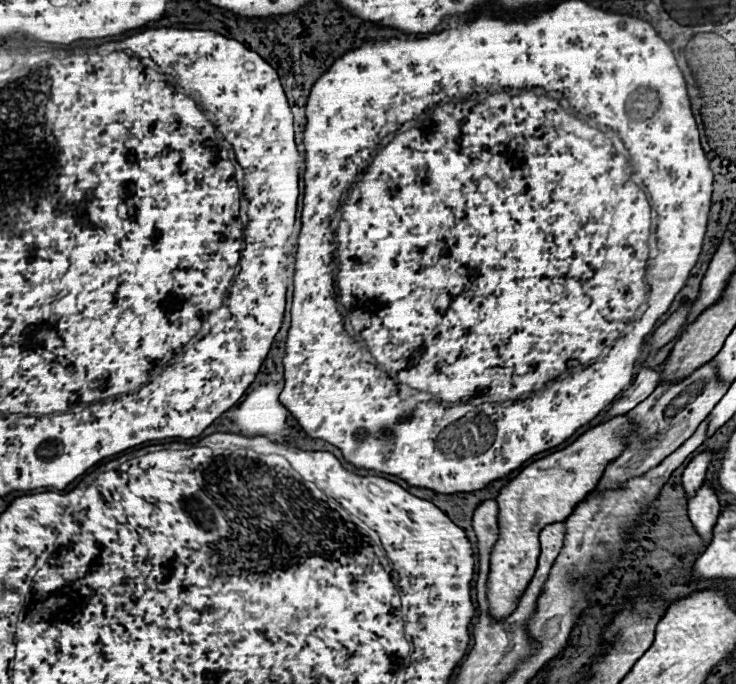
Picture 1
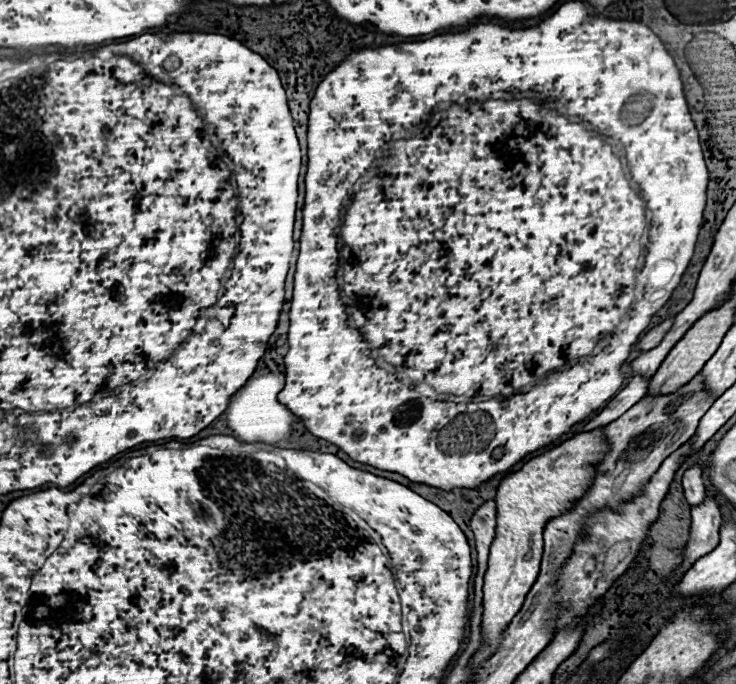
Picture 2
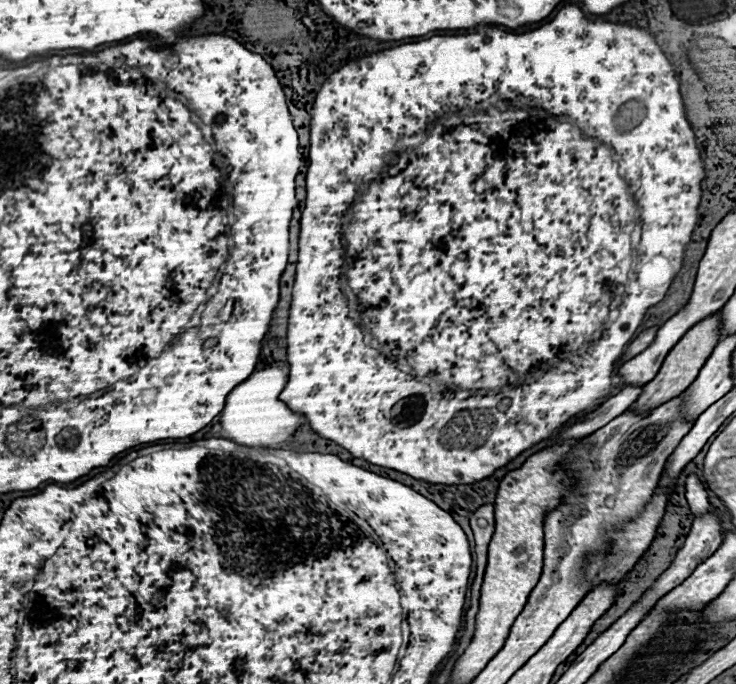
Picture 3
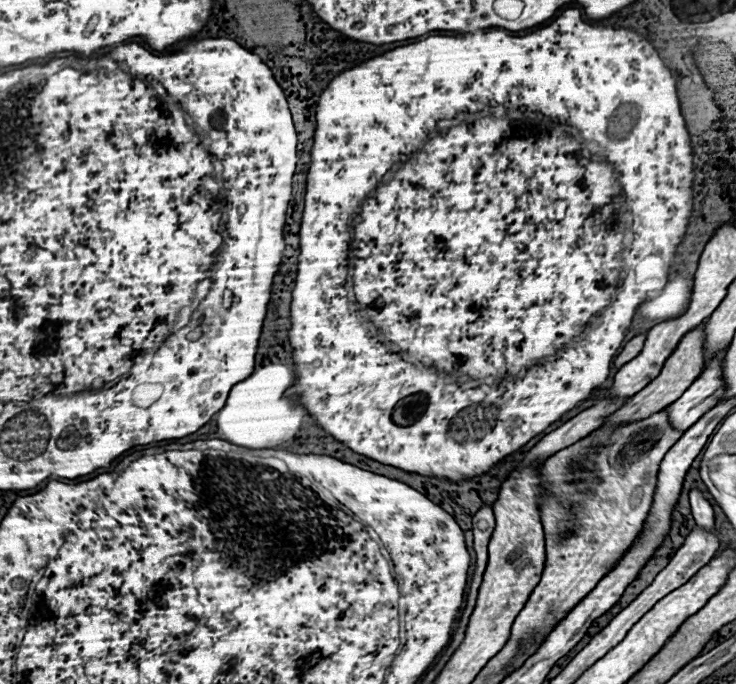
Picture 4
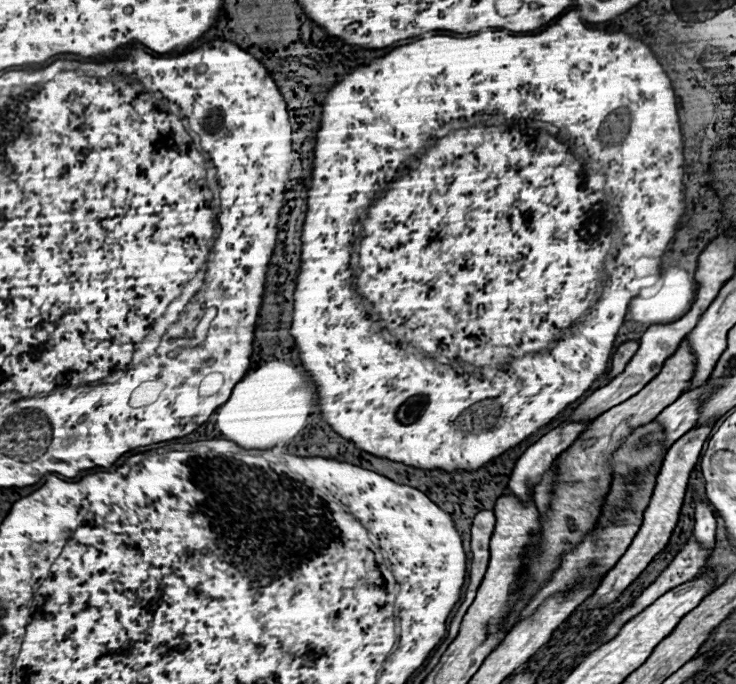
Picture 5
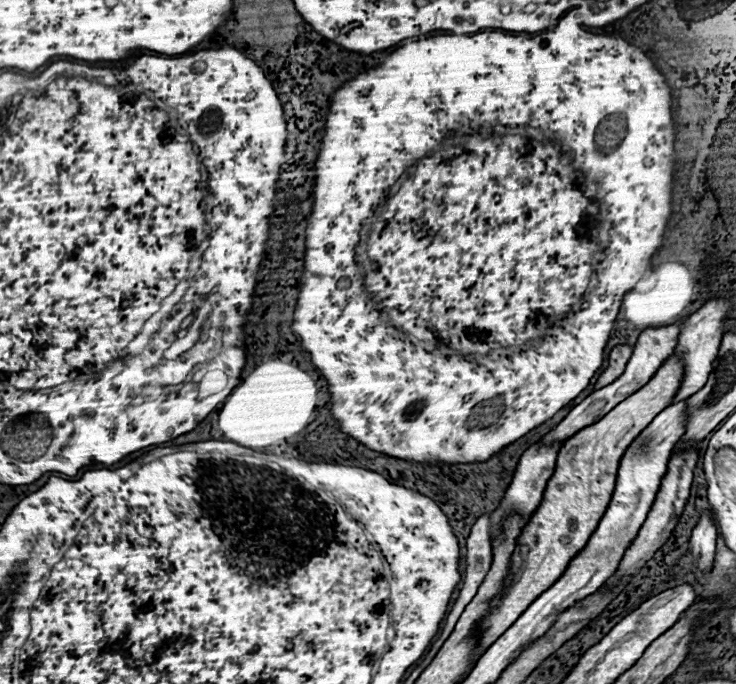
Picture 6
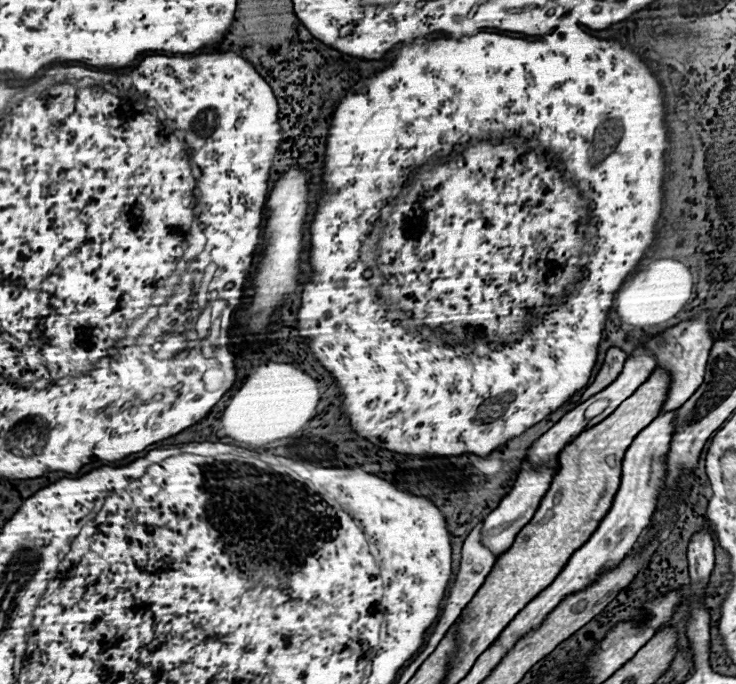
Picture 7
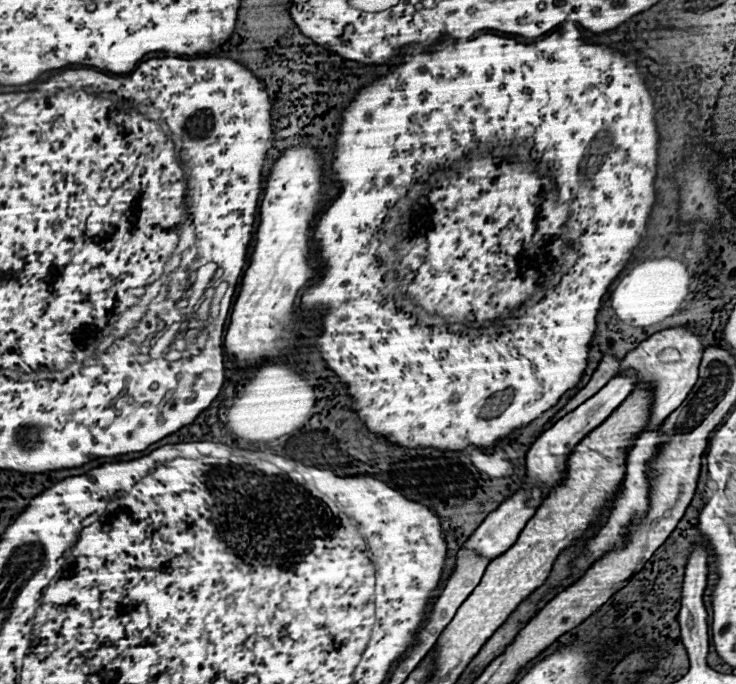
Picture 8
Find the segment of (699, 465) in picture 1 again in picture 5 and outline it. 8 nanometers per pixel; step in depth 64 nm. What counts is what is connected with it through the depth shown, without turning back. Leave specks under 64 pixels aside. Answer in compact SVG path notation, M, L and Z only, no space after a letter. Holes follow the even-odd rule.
M696 500L694 538L702 548L706 548L706 550L714 548L714 542L716 542L716 518L714 518L712 508L708 504L704 504L704 502L698 502L698 500Z

